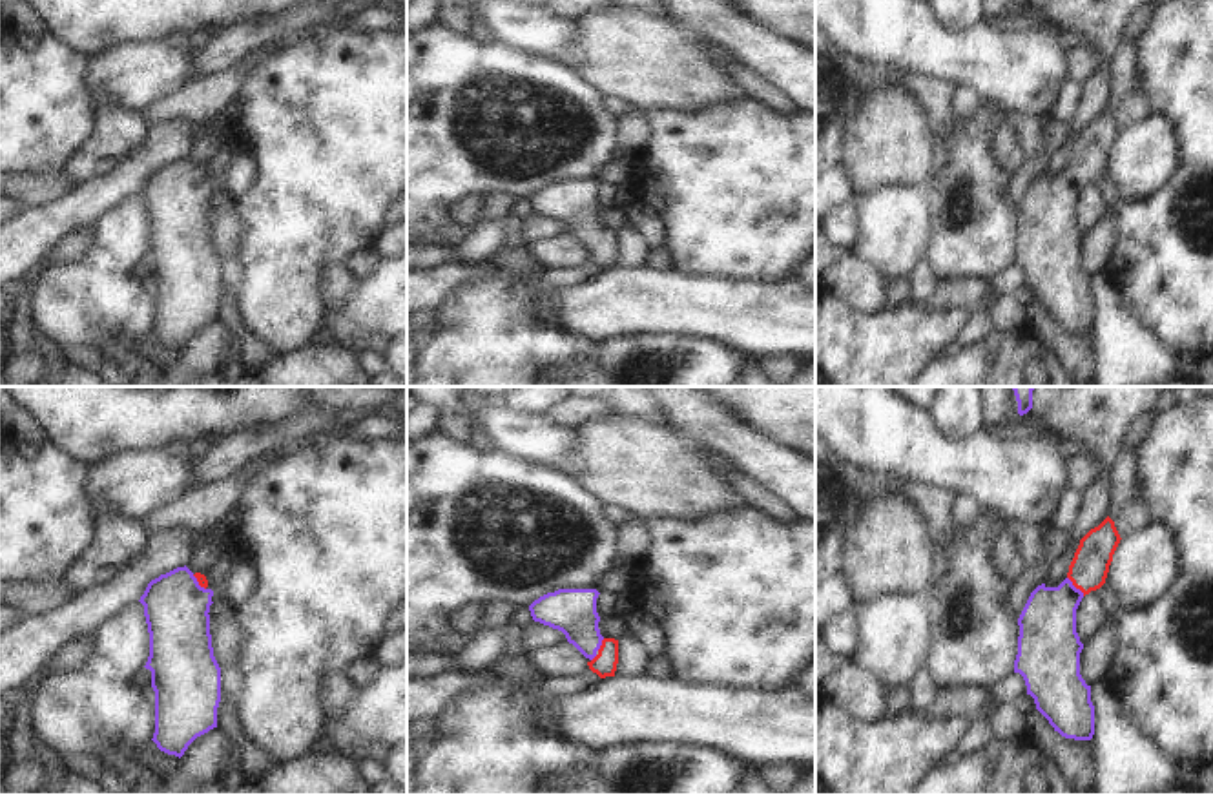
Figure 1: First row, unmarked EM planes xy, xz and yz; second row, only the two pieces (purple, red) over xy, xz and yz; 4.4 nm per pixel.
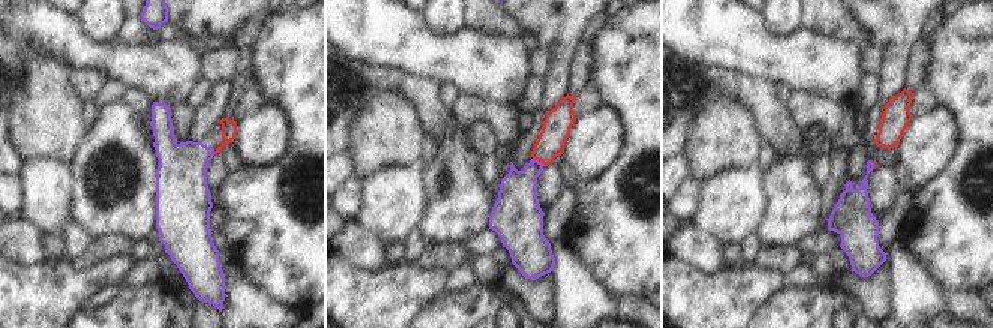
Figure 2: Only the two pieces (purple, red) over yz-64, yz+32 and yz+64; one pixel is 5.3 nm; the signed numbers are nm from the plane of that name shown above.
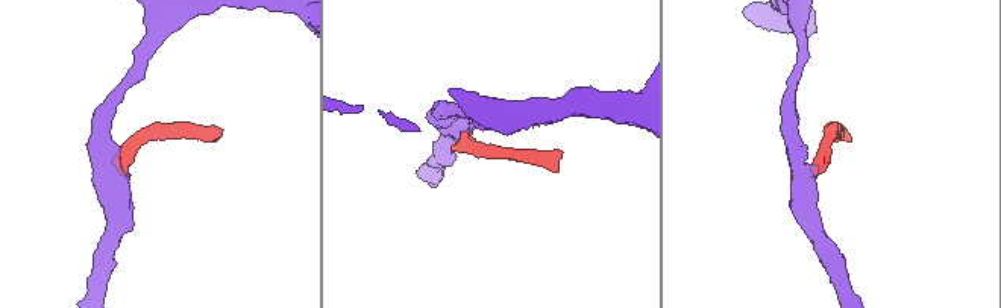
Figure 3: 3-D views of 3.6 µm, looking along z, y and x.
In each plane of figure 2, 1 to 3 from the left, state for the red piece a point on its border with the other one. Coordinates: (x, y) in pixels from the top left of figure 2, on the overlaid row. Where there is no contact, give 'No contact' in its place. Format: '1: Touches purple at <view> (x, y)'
1: No contact
2: Touches purple at yz+32 (537, 161)
3: Touches purple at yz+64 (873, 166).

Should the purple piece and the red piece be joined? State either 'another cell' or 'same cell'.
same cell

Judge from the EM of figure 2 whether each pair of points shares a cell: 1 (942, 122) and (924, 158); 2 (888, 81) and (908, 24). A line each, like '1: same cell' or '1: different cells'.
1: same cell
2: same cell

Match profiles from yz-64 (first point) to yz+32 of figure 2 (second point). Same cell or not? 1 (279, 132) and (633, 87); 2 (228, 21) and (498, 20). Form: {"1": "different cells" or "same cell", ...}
{"1": "different cells", "2": "different cells"}

